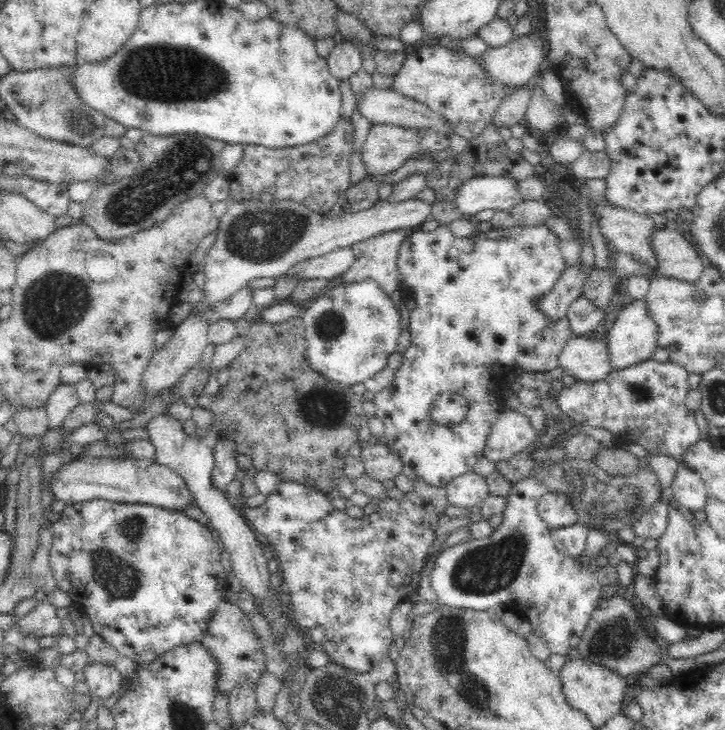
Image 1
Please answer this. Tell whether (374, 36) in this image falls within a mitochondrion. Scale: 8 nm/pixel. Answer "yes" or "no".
no

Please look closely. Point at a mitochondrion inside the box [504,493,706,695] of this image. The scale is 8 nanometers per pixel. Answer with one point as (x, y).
(616, 638)

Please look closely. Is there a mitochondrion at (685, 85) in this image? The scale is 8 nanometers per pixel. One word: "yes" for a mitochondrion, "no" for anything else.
no

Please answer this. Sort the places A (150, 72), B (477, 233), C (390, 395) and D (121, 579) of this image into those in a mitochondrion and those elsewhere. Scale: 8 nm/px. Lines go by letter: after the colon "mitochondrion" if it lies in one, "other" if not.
A: mitochondrion
B: other
C: other
D: mitochondrion

